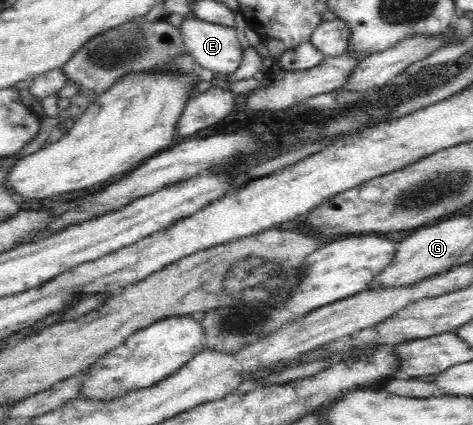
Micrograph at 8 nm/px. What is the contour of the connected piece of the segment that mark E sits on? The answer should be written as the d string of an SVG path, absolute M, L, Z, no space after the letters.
M184 18L180 28L185 50L200 66L228 77L238 68L243 51L233 27Z

